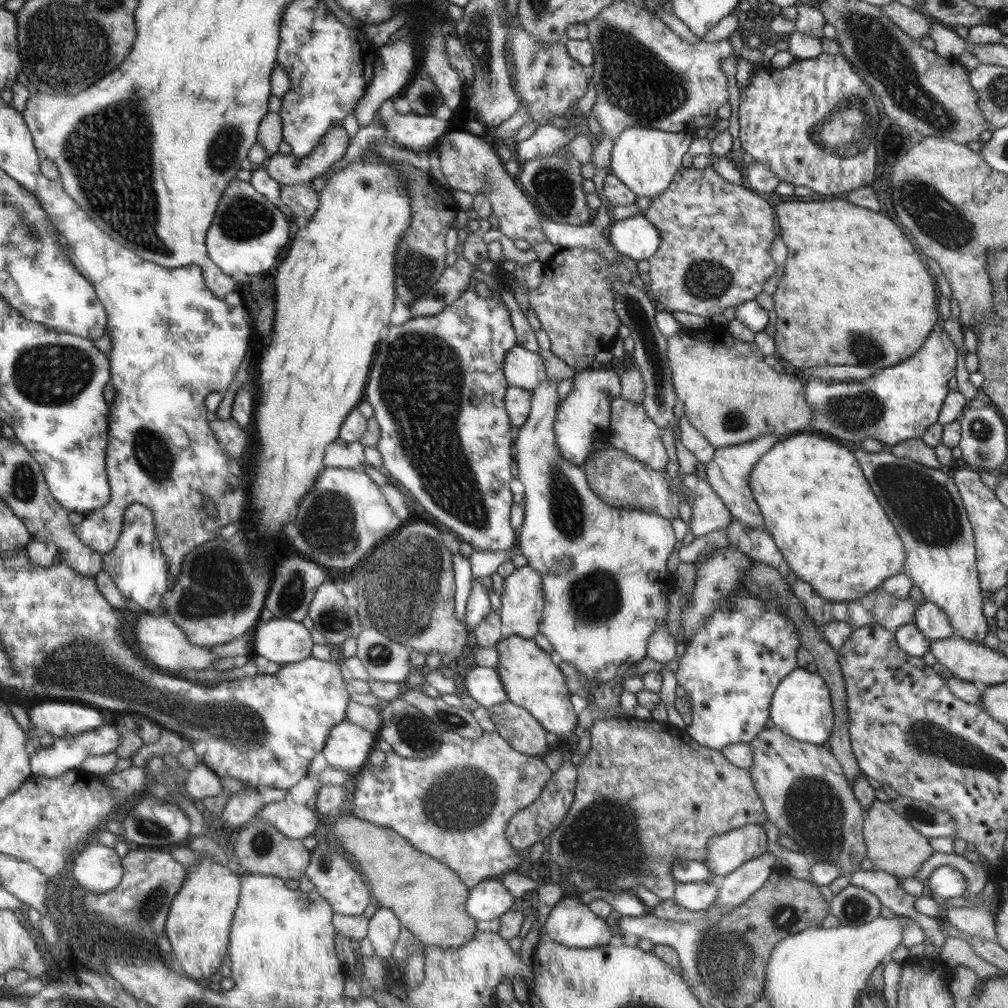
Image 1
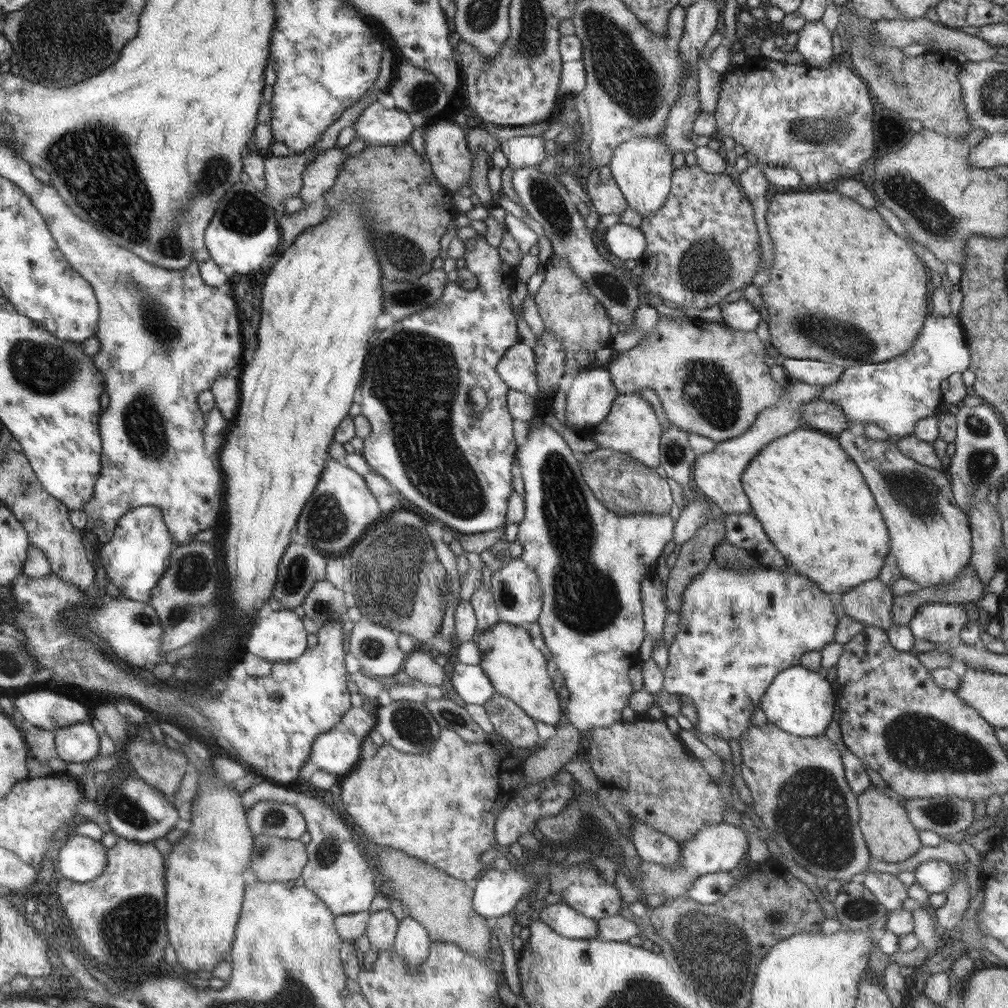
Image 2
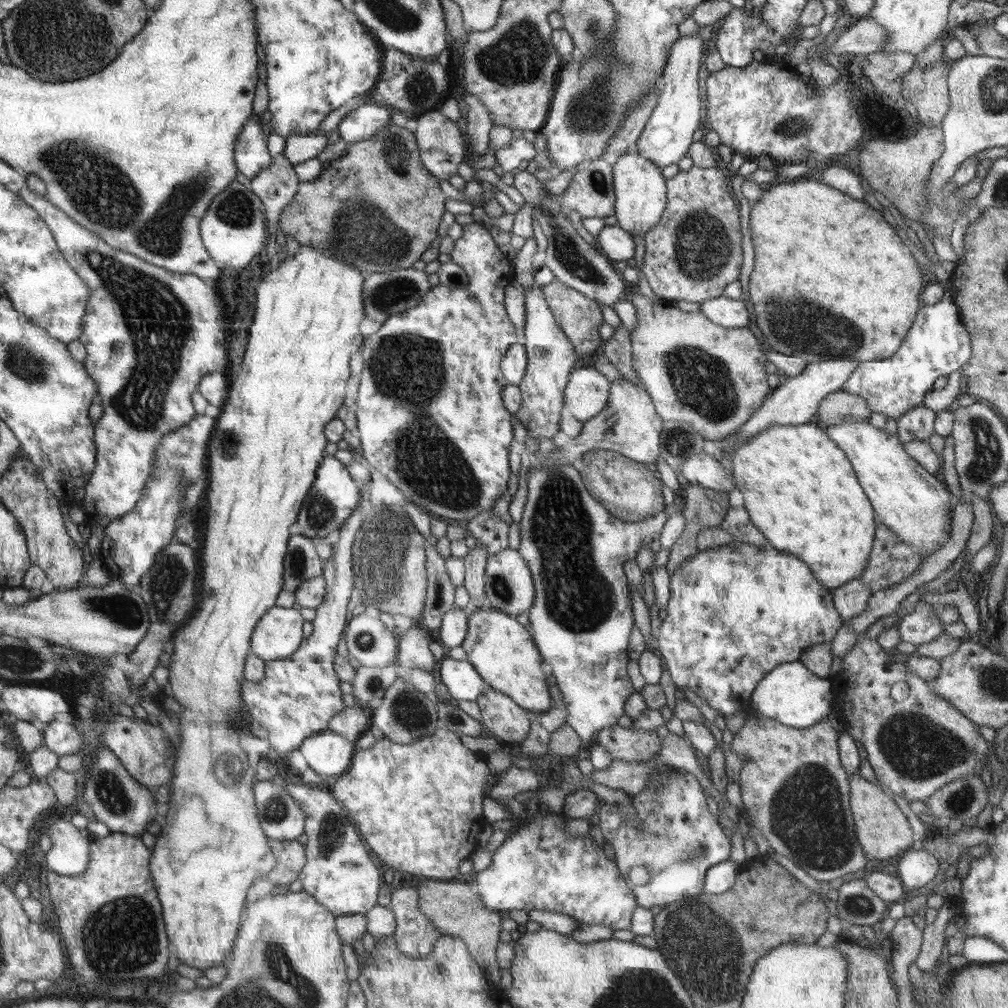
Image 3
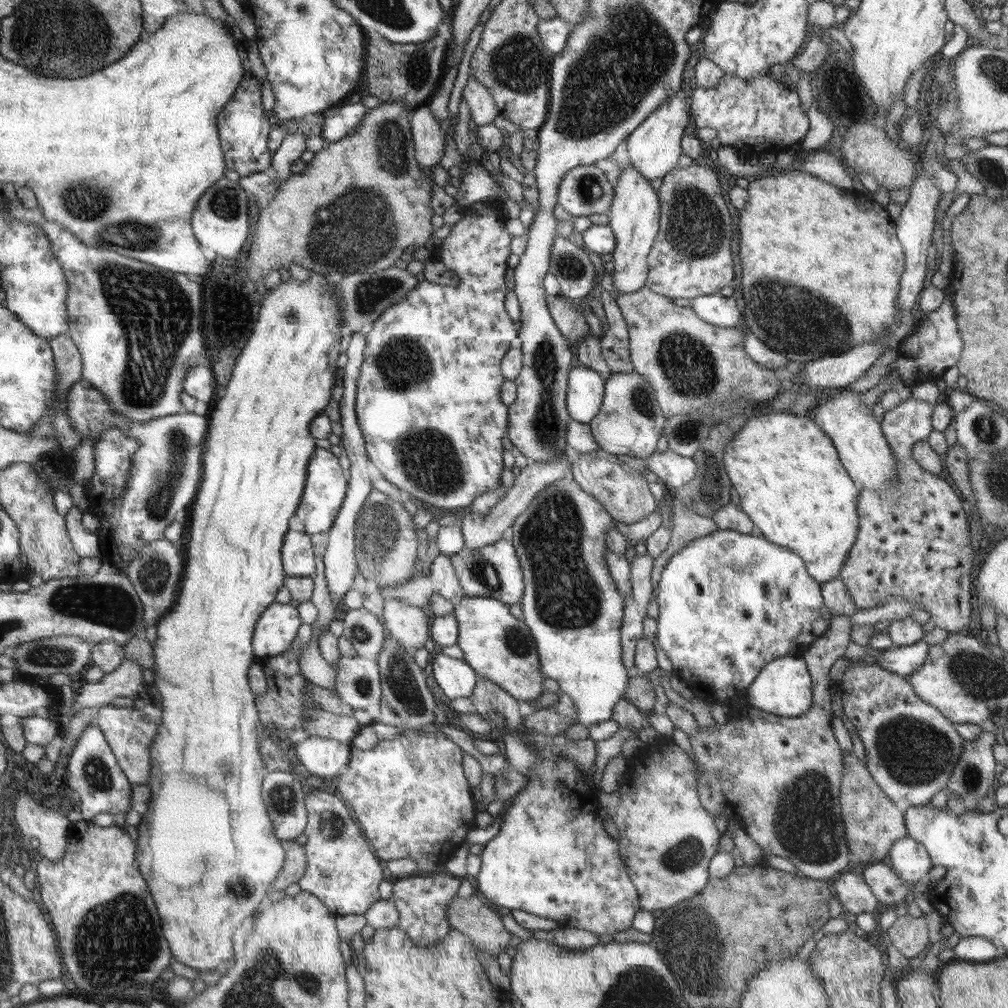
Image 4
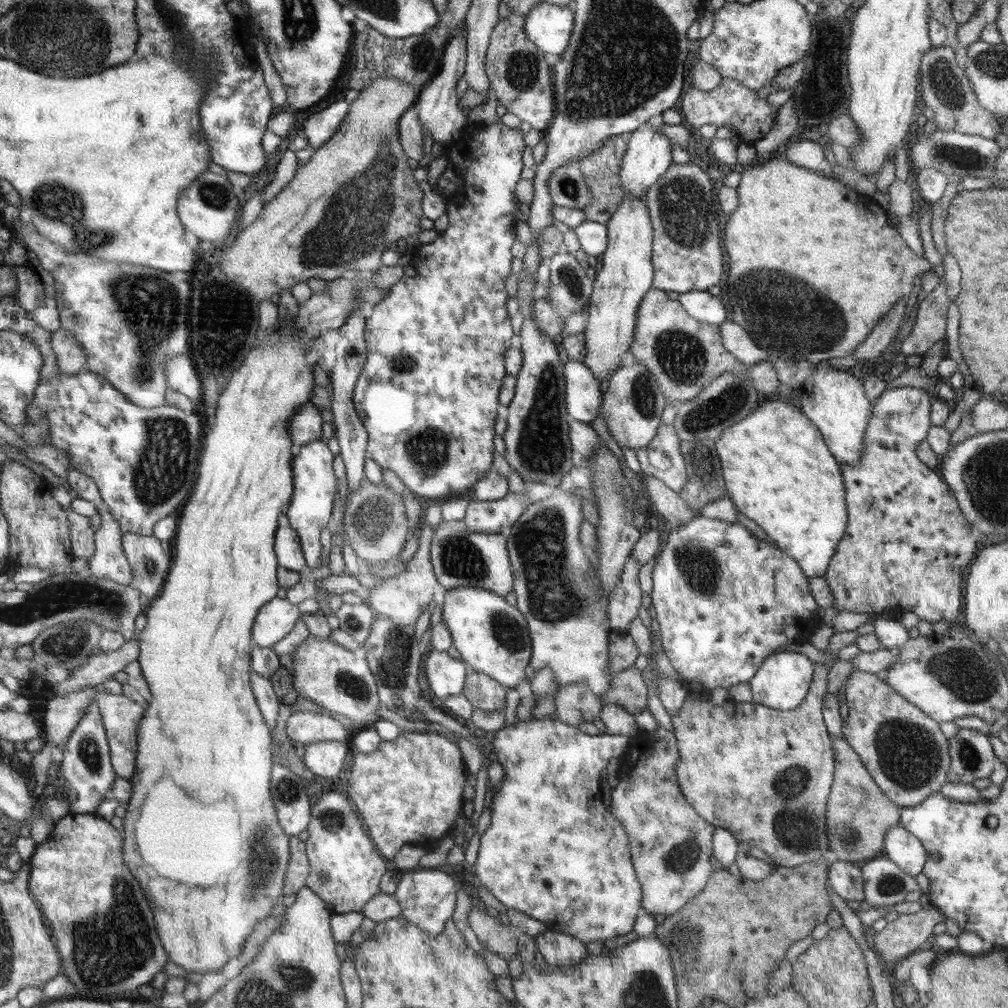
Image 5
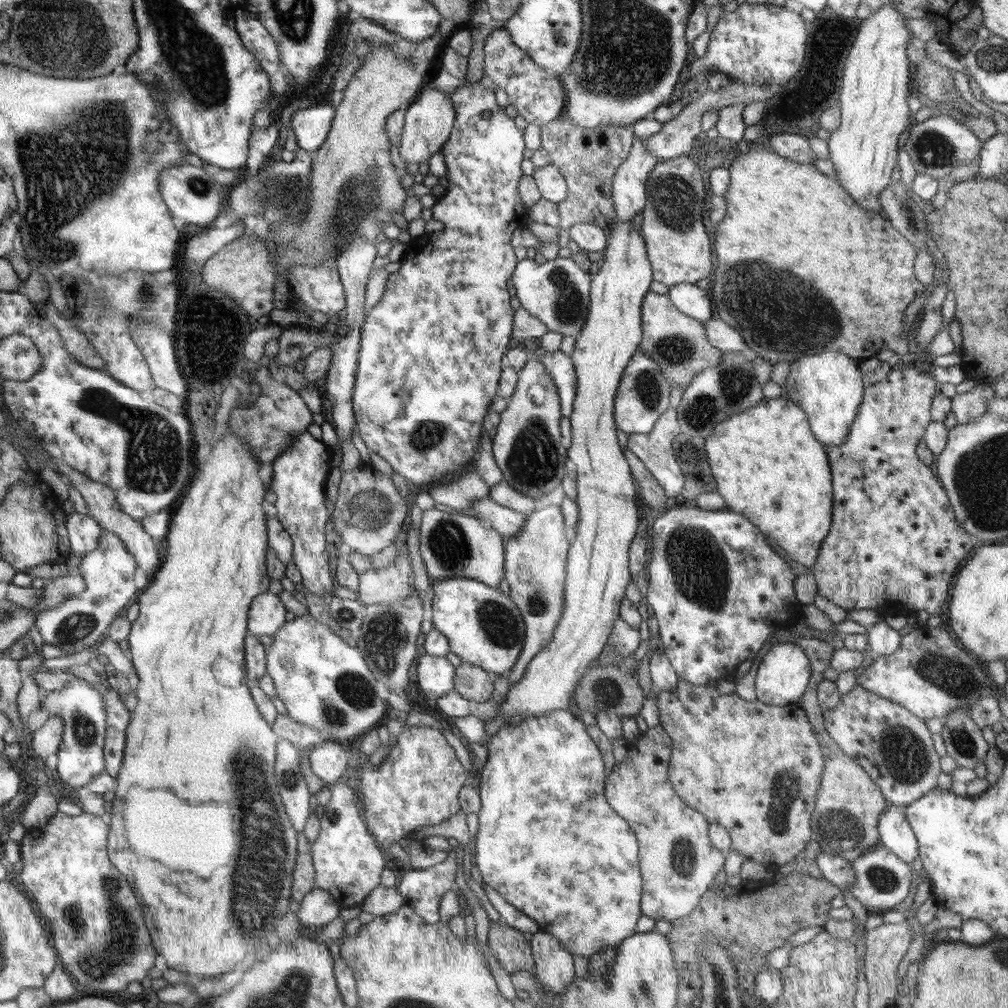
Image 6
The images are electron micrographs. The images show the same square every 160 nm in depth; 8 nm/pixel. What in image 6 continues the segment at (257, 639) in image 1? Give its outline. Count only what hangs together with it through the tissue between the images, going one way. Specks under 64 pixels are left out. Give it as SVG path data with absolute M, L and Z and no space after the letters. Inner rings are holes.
M270 591L263 592L250 603L248 632L257 638L266 634L273 634L284 625L286 608L278 600L276 594Z

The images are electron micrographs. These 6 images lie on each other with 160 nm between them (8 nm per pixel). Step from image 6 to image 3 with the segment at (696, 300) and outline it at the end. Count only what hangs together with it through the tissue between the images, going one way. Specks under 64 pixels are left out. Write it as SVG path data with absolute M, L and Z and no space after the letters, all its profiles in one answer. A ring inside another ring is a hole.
M720 296L700 304L701 312L714 324L723 328L748 328L750 314L744 302Z

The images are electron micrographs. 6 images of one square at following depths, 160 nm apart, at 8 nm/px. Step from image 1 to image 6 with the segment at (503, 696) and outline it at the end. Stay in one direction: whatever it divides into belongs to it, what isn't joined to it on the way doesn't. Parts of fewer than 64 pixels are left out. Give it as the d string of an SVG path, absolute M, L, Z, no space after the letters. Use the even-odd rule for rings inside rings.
M424 654L416 663L418 688L431 701L444 696L453 689L455 667L446 657Z

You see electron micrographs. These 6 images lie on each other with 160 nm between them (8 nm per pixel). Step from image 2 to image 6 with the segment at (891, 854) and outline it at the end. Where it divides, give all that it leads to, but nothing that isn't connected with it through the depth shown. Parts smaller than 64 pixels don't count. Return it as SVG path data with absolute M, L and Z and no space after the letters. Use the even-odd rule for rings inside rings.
M809 637L794 638L794 644L809 656L811 662L812 679L800 700L800 706L805 710L812 730L818 739L822 758L824 759L824 772L822 772L822 782L818 788L814 812L811 815L810 827L815 835L815 840L819 843L821 850L844 857L853 861L870 847L880 844L877 830L878 817L888 810L890 804L882 795L880 788L870 779L866 770L856 764L844 751L831 739L823 723L823 708L817 699L817 686L821 680L825 668L829 666L830 659L836 648L820 639Z

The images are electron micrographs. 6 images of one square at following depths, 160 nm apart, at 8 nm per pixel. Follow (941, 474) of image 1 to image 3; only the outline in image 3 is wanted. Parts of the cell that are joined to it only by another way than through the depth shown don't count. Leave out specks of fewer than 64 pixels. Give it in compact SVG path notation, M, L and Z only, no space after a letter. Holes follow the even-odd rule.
M848 420L842 424L828 426L825 432L830 440L845 452L846 458L851 462L856 478L875 510L878 523L886 524L901 541L914 545L925 558L945 544L951 531L950 510L953 497L940 474L930 474L919 462L906 454L903 444L896 435L874 428L869 420Z

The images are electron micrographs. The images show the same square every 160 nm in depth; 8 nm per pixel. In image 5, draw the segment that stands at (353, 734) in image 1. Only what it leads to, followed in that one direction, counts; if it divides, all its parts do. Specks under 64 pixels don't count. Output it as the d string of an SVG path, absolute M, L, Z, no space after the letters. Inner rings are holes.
M314 742L300 748L305 766L317 778L339 776L351 749L350 742Z

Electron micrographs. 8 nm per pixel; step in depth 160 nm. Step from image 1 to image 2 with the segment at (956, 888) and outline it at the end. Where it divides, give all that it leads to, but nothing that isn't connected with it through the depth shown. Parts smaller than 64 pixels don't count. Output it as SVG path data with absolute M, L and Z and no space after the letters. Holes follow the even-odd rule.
M929 860L915 868L915 882L929 892L946 892L952 884L953 865L943 860Z

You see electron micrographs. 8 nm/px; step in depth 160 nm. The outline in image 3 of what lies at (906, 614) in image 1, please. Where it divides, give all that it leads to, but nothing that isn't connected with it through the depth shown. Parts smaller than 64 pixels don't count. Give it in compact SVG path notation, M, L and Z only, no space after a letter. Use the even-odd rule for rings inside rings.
M859 578L831 589L831 593L836 610L844 622L862 614L868 608L868 601L872 594Z

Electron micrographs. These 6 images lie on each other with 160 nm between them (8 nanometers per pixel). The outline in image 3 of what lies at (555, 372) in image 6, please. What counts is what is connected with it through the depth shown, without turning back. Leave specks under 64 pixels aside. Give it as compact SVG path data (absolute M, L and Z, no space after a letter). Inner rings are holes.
M596 367L572 371L564 391L565 413L583 424L591 420L606 406L610 385Z

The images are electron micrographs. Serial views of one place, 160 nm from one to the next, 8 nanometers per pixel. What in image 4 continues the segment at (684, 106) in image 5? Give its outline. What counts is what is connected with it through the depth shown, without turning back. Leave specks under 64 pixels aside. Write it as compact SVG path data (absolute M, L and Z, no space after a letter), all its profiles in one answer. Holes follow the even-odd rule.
M724 73L716 87L697 87L692 92L689 111L697 129L713 128L722 145L733 146L741 155L756 156L762 151L777 154L803 139L809 129L809 120L800 104L795 88L774 81L770 74L742 80Z

